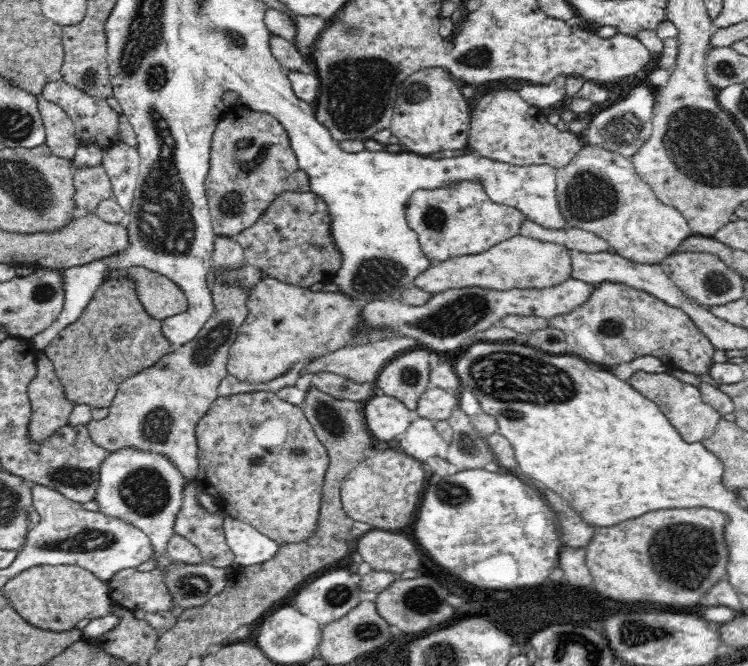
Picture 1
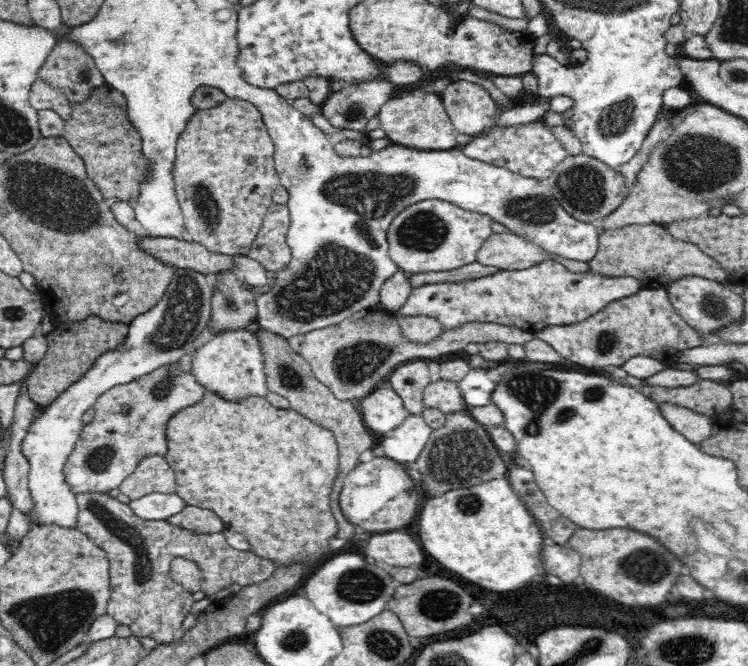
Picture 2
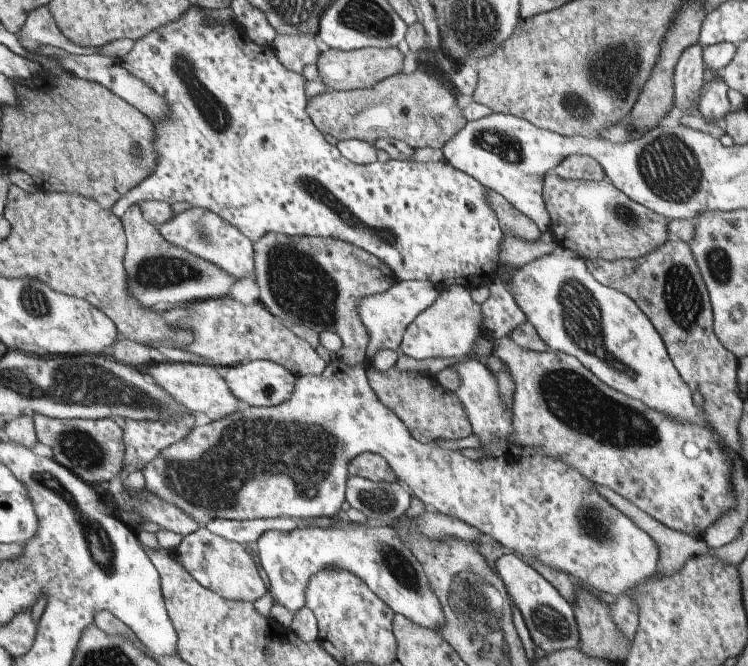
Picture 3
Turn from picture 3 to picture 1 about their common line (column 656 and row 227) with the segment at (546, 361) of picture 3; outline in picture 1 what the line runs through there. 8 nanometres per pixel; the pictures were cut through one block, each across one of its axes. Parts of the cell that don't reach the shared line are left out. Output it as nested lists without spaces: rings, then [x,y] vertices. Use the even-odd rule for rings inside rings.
[[[458,180],[432,190],[415,190],[408,200],[405,213],[407,223],[418,235],[422,250],[434,263],[462,254],[480,254],[491,246],[518,235],[522,223],[527,220],[524,213],[517,208],[490,200],[481,180]]]

